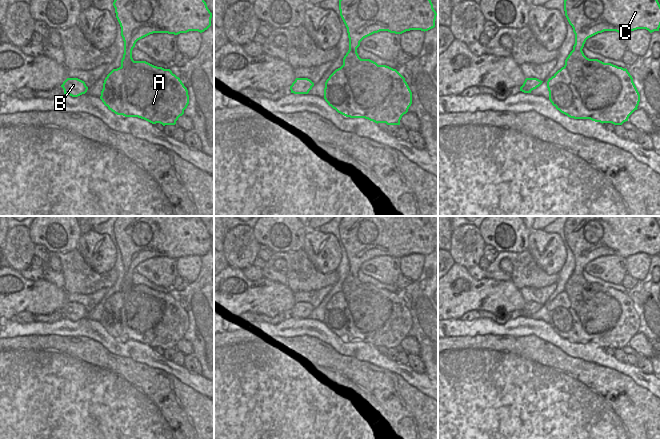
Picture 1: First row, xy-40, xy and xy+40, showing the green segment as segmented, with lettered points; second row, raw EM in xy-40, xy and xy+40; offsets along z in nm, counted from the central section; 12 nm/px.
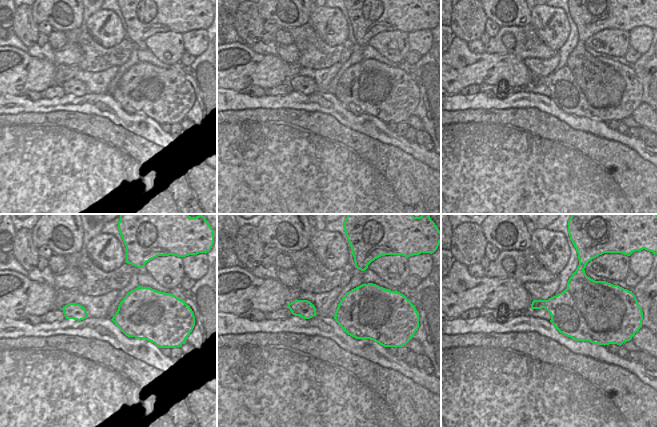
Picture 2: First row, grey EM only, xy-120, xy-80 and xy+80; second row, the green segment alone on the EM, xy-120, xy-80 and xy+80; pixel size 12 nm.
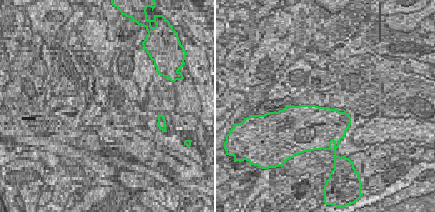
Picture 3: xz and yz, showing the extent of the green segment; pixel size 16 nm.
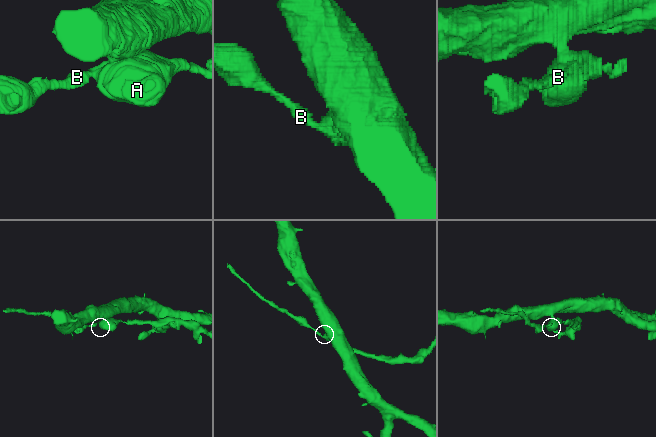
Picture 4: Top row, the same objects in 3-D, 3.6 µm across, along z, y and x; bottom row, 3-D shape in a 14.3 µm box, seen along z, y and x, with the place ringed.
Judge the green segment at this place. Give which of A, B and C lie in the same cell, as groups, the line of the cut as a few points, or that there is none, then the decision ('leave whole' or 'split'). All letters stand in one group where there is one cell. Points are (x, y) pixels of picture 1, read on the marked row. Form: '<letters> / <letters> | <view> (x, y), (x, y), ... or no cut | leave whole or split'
A B / C | xy+40 (573, 49), (581, 50) | split

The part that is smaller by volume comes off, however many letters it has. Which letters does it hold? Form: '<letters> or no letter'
A, B

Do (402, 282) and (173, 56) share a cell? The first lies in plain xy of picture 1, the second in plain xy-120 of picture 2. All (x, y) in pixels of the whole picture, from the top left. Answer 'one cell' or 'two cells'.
two cells

